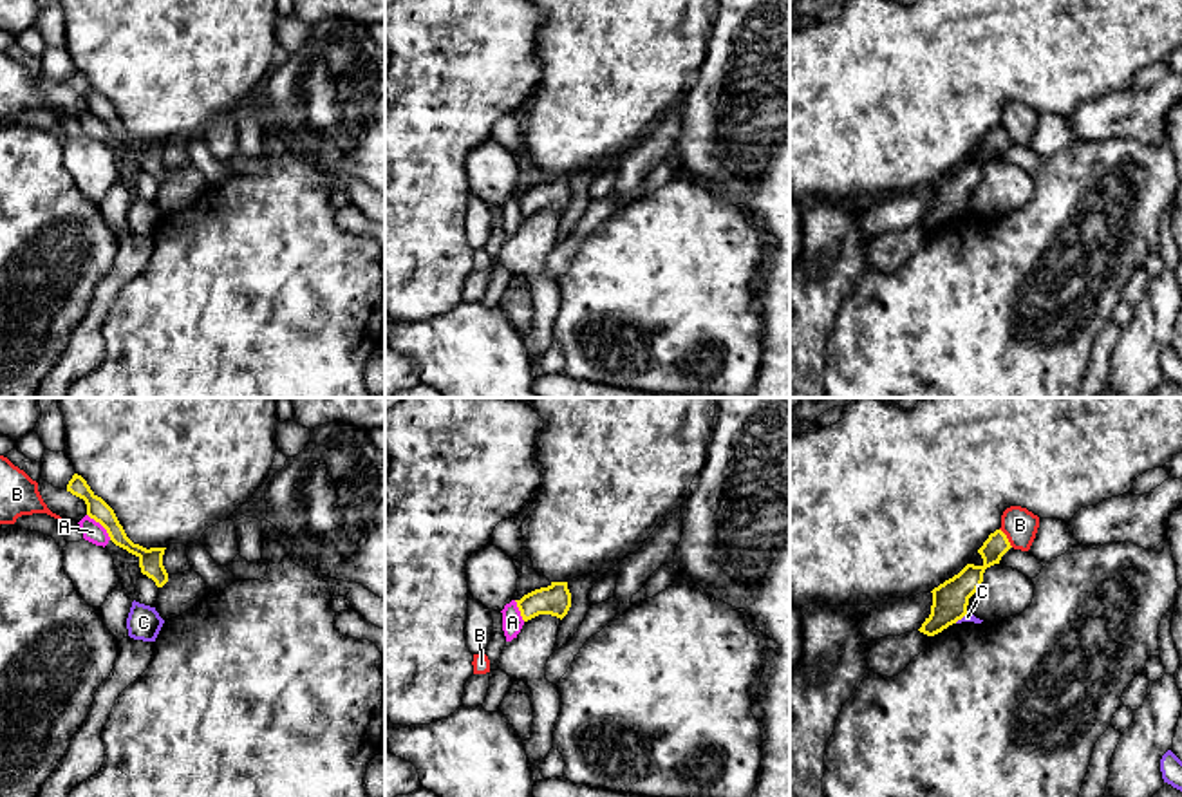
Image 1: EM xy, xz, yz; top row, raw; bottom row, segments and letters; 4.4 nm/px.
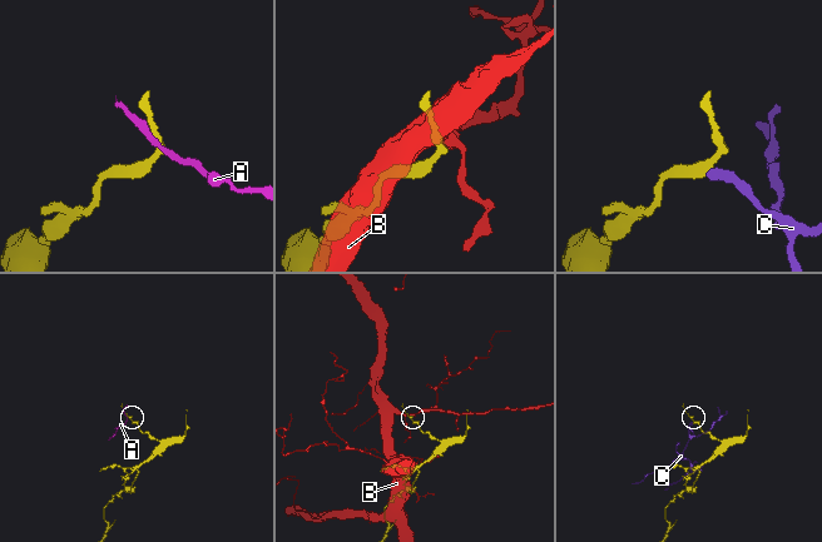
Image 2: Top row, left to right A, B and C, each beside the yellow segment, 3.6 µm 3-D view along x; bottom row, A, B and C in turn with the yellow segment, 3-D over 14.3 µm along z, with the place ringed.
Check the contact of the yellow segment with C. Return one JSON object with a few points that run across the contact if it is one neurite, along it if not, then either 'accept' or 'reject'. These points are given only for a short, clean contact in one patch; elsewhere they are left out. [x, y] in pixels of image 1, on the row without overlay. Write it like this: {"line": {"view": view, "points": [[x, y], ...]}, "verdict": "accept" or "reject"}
{"line": {"view": "yz", "points": [[967, 206], [955, 217]]}, "verdict": "reject"}

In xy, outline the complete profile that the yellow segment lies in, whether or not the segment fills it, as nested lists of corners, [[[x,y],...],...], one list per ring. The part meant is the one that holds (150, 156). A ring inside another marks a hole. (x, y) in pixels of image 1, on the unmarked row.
[[[78,69],[72,70],[72,74],[67,80],[67,87],[70,87],[72,90],[85,96],[87,110],[107,125],[110,136],[116,141],[127,145],[128,148],[132,148],[139,154],[139,163],[141,163],[143,170],[152,173],[157,183],[163,183],[168,177],[168,168],[163,161],[163,150],[164,150],[166,143],[146,145],[139,139],[134,139],[127,132],[114,105],[90,85],[90,81],[87,80],[87,76],[81,70],[78,70]]]

